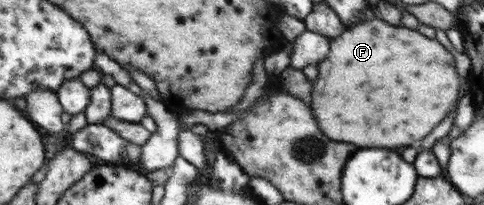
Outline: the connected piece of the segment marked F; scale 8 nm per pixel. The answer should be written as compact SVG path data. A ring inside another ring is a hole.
M369 17L356 25L345 27L336 40L330 39L325 58L316 65L318 78L311 86L310 106L314 106L314 116L318 118L318 126L322 126L322 134L332 140L344 140L360 148L410 146L414 140L428 136L458 100L460 78L454 70L450 52L436 40L430 40L416 30L408 30L401 24L390 25L381 19Z

